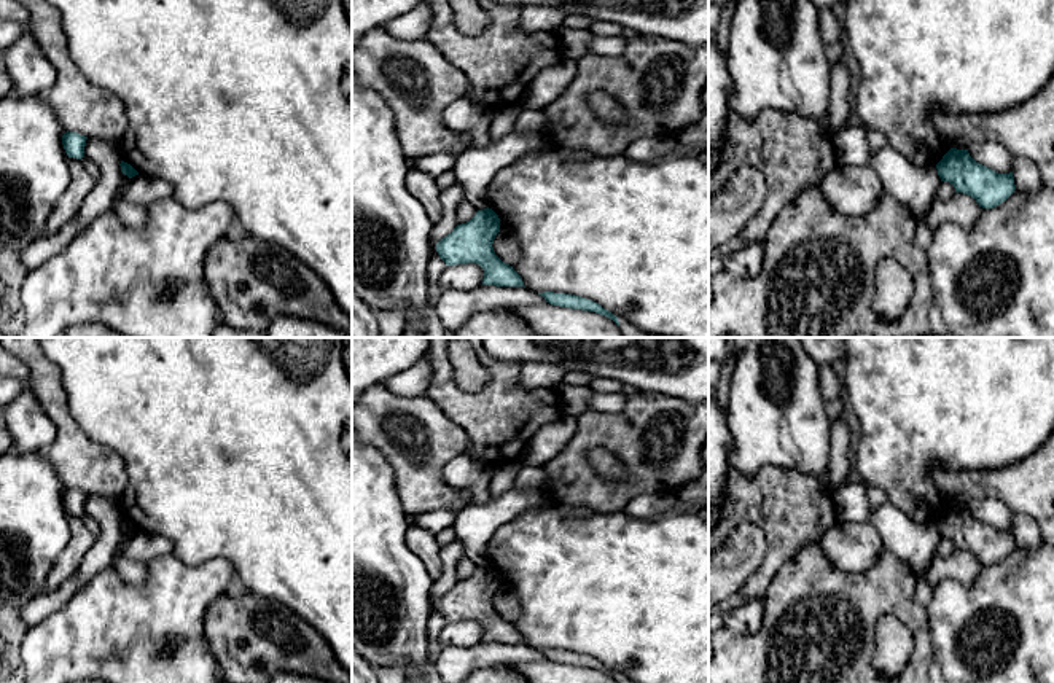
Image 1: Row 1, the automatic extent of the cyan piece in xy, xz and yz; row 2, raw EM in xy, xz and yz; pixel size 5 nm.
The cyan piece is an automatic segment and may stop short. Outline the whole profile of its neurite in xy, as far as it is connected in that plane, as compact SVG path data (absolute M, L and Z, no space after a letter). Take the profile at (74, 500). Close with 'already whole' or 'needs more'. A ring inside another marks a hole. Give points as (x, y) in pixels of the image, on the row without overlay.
M67 487L62 492L62 502L64 502L67 513L76 514L76 516L84 514L86 497L88 497L88 494Z | already whole

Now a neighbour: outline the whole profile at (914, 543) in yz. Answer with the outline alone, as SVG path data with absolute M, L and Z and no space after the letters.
M890 502L872 511L869 522L877 530L884 546L914 572L915 600L927 607L931 600L931 586L925 573L936 557L936 548L941 540L936 522L917 524Z

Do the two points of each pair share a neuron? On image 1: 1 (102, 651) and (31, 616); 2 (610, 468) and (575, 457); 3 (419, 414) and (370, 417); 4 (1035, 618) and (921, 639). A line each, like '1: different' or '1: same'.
1: different
2: different
3: same
4: different

